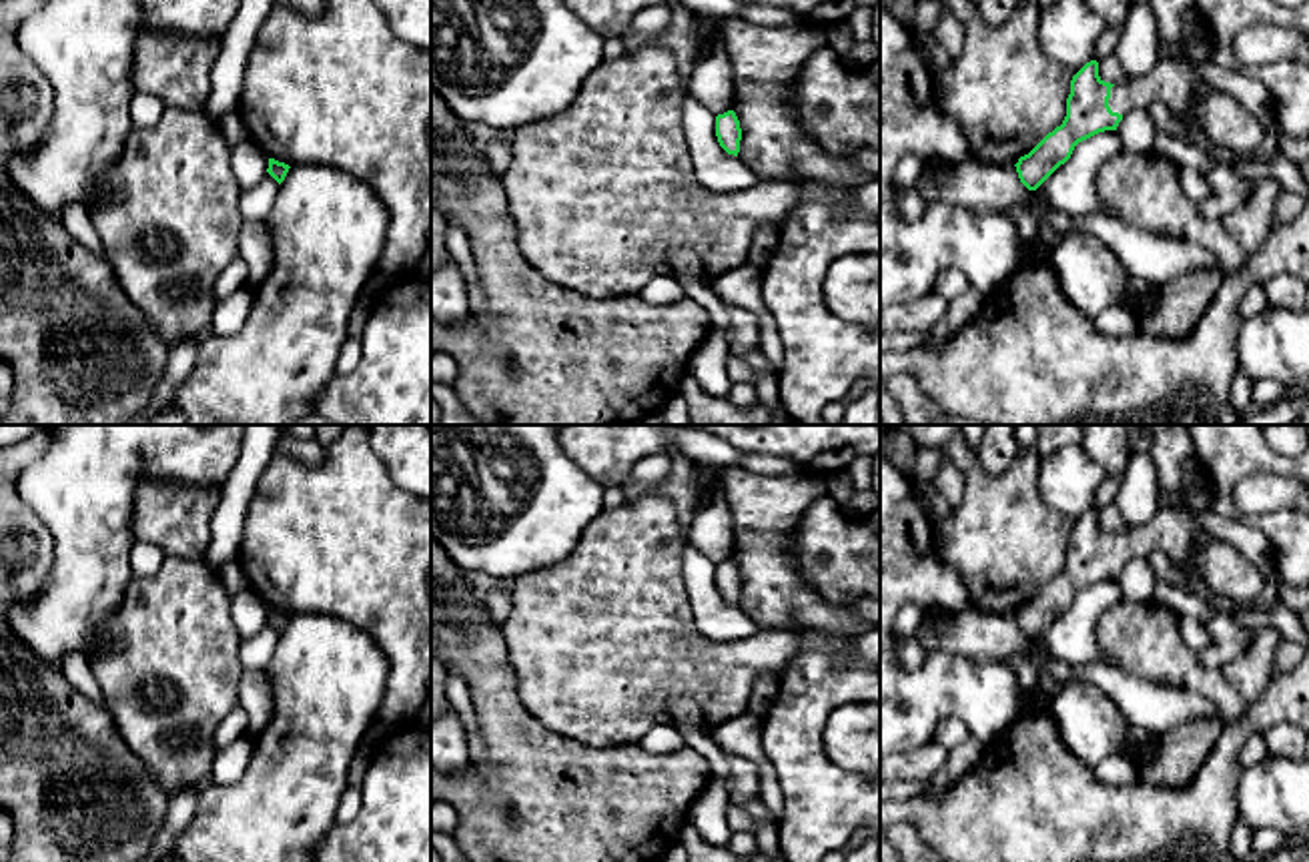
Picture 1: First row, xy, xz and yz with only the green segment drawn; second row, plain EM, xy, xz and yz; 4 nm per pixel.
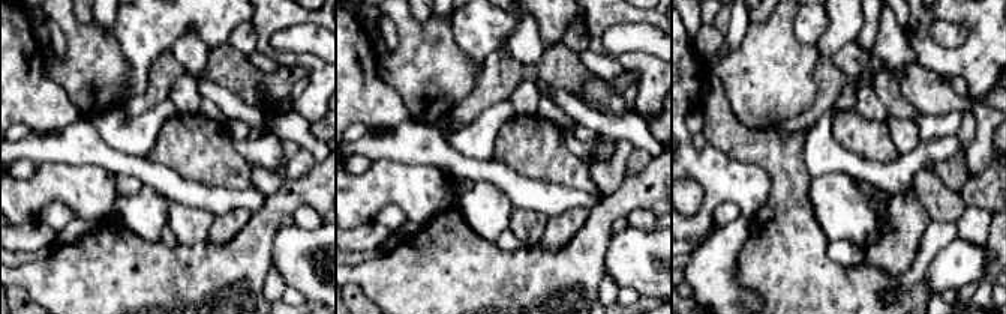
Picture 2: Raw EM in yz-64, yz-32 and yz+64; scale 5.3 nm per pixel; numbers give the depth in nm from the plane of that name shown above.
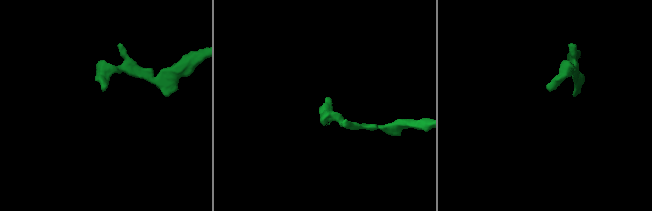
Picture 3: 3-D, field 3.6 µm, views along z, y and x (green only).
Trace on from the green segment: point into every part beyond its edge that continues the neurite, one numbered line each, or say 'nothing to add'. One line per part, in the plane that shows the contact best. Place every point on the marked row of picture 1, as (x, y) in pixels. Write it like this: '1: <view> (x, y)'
nothing to add

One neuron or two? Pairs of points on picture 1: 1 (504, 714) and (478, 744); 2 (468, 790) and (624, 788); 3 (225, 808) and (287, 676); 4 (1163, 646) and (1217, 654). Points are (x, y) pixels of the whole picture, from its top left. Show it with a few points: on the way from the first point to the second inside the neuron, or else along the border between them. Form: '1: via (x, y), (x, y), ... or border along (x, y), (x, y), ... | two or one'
1: border along (470, 692), (486, 740), (486, 762), (480, 774) | two
2: via (506, 788), (586, 788) | one
3: via (259, 780), (293, 746), (293, 710) | one
4: border along (1195, 652), (1205, 666), (1219, 670) | two

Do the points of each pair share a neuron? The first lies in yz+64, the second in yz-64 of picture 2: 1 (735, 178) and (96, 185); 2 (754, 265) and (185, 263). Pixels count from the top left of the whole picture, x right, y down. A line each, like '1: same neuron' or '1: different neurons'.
1: same neuron
2: same neuron

